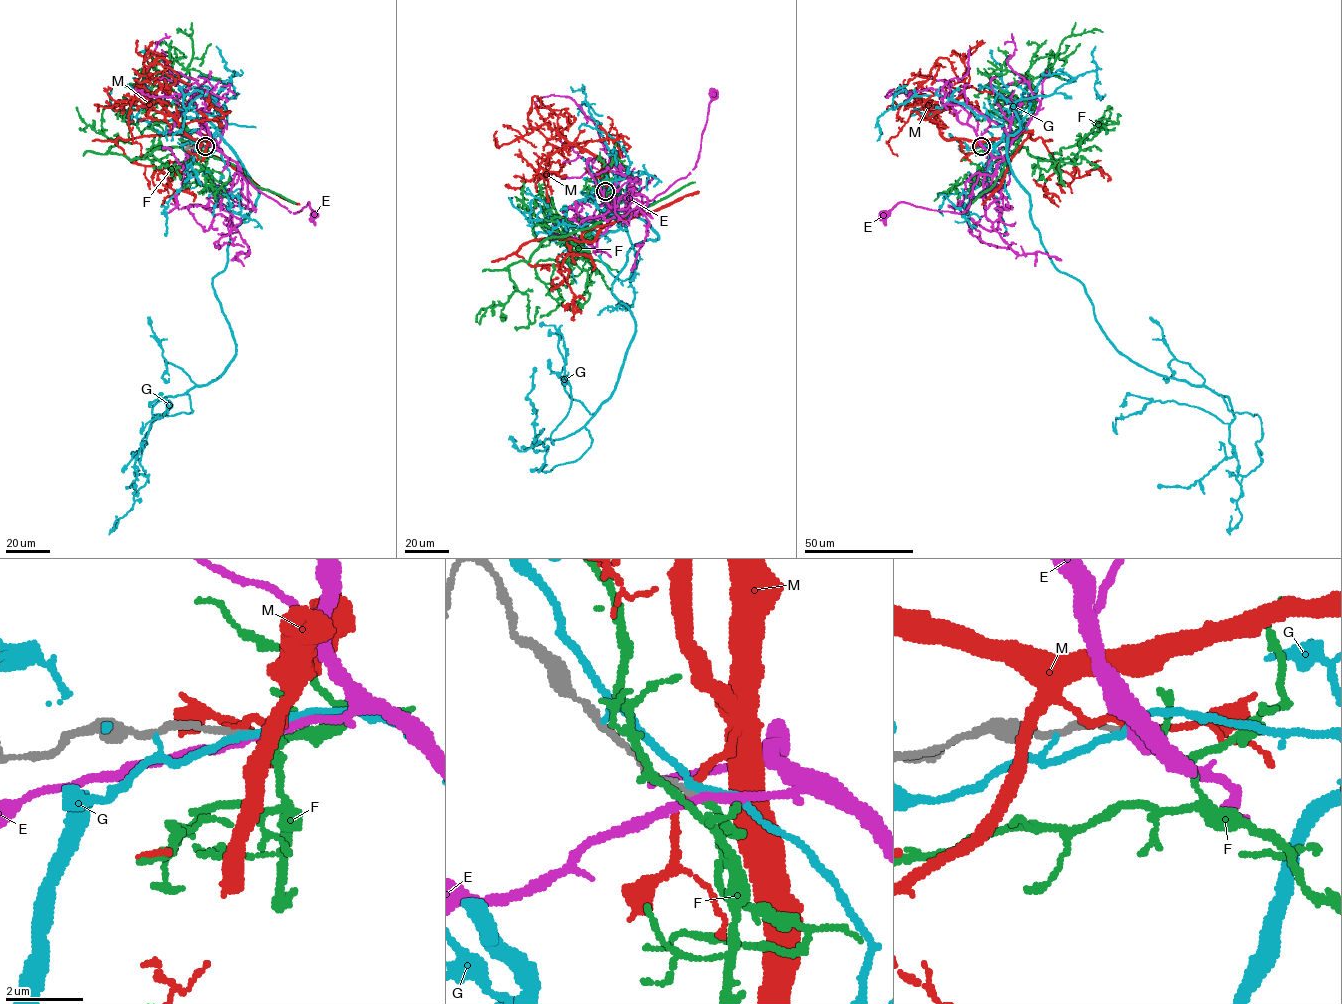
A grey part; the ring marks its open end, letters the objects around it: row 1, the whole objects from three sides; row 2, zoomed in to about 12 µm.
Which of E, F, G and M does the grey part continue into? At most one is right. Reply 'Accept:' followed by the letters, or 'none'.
Accept: F

